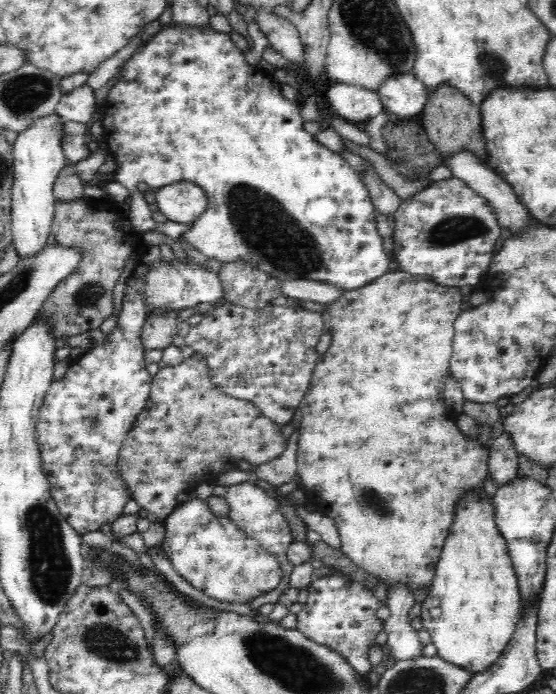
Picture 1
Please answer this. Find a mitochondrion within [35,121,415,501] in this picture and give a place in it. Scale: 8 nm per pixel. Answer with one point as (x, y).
(262, 222)

